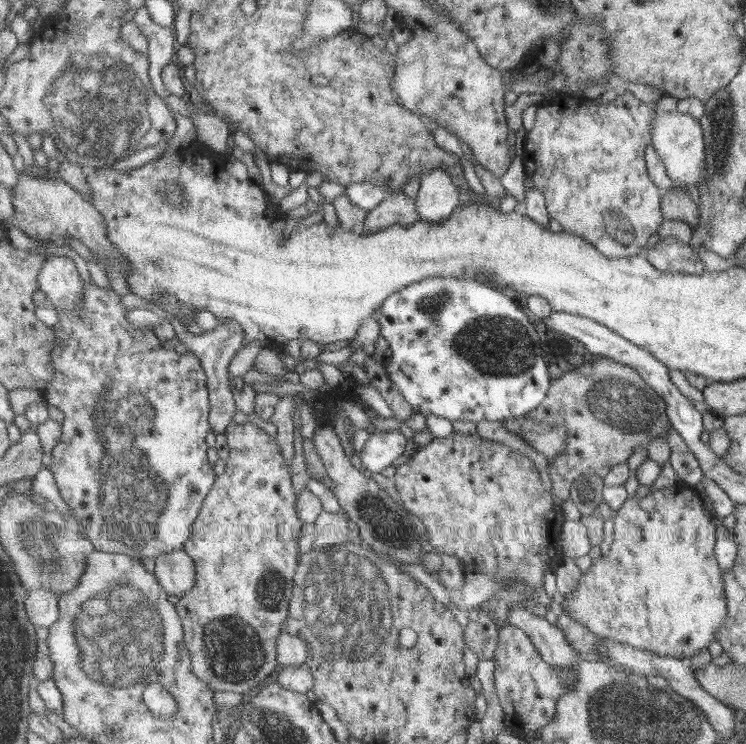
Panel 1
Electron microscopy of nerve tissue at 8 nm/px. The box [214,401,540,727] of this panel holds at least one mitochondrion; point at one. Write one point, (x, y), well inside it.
(348, 610)

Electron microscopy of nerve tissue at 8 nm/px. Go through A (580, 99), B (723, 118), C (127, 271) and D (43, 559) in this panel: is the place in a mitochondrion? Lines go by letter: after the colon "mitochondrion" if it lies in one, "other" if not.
A: other
B: mitochondrion
C: other
D: mitochondrion

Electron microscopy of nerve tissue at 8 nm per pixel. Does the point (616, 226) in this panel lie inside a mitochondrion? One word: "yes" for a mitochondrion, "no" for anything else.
yes

